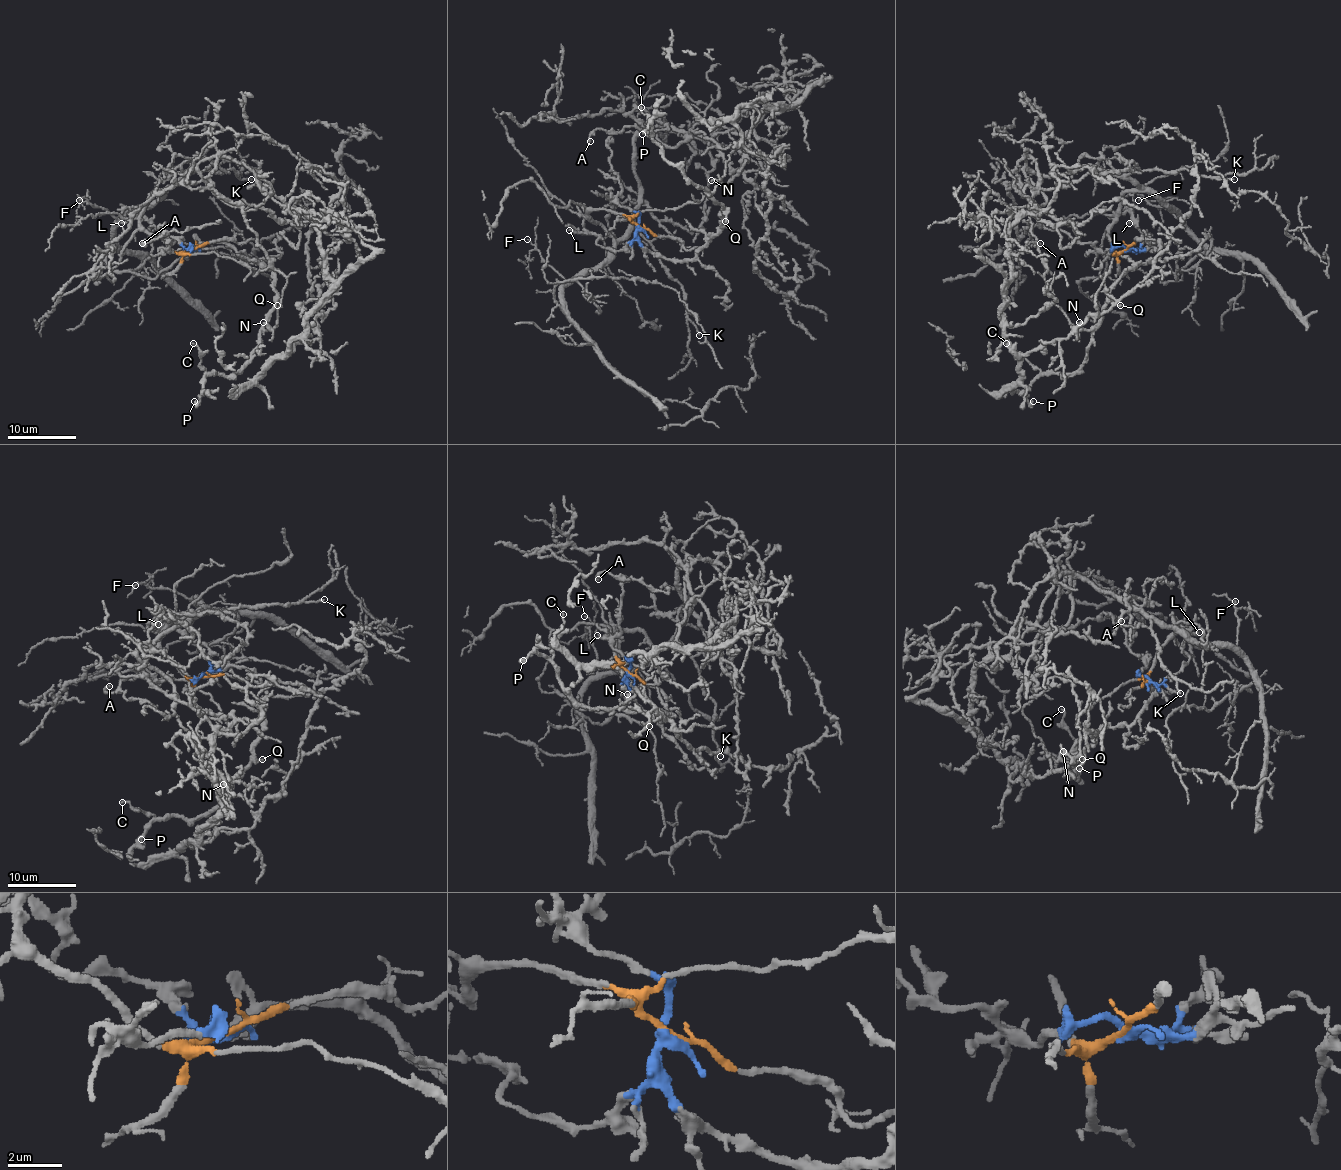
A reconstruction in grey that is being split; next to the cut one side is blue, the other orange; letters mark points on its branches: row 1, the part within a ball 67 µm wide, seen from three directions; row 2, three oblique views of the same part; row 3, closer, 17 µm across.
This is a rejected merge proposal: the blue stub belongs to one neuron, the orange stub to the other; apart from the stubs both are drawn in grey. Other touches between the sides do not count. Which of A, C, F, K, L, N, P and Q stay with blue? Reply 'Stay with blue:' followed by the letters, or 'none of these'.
Stay with blue: A, C, L, N, P, Q

